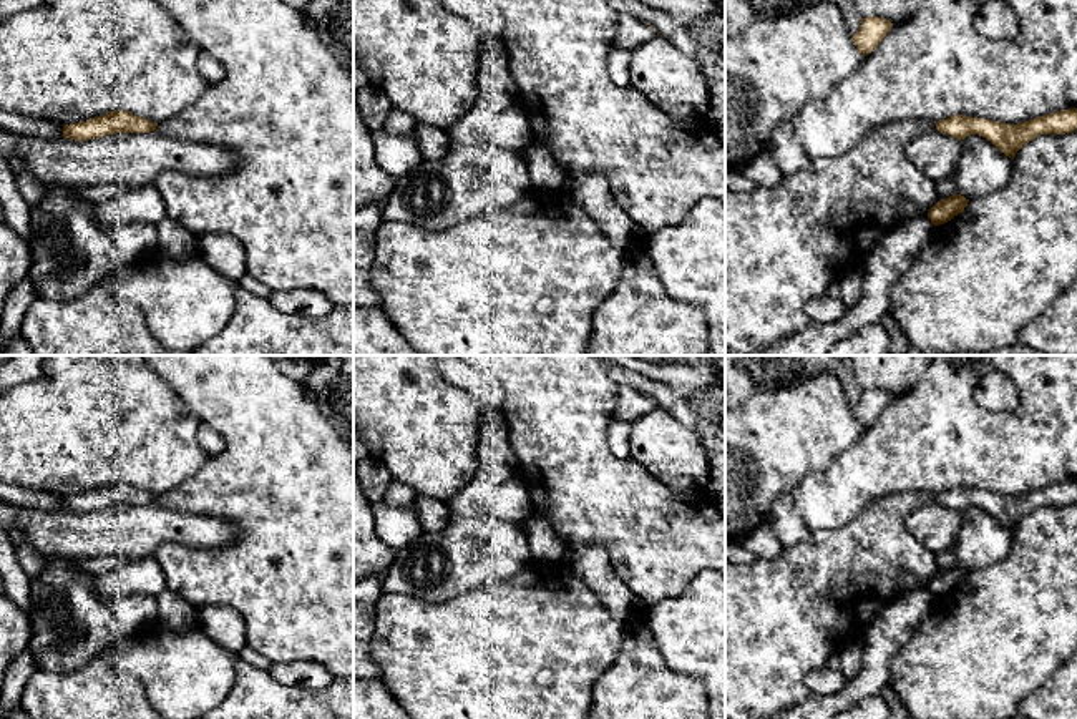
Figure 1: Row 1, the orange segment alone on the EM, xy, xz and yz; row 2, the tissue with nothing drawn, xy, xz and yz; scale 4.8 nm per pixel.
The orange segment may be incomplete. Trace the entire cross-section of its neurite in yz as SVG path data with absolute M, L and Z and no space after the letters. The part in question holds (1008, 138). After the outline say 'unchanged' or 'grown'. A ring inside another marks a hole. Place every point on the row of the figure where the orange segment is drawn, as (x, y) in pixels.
M1077 108L1060 110L1017 125L954 115L936 121L936 130L959 141L966 136L979 135L1014 159L1016 153L1039 135L1065 135L1075 131Z | unchanged

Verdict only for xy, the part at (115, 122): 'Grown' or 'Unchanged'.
Unchanged

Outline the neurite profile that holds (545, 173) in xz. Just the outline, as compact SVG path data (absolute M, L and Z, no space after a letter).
M531 141L519 154L529 174L529 186L541 189L563 189L569 178L554 161L549 148L541 141Z

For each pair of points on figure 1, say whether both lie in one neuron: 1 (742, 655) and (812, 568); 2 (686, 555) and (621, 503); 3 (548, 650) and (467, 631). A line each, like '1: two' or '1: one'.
1: one
2: one
3: one

